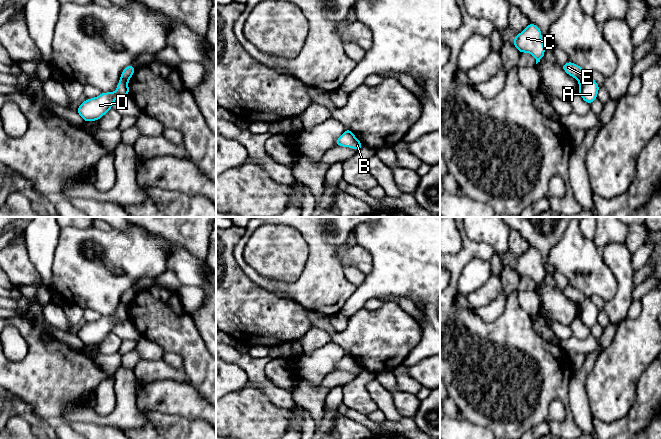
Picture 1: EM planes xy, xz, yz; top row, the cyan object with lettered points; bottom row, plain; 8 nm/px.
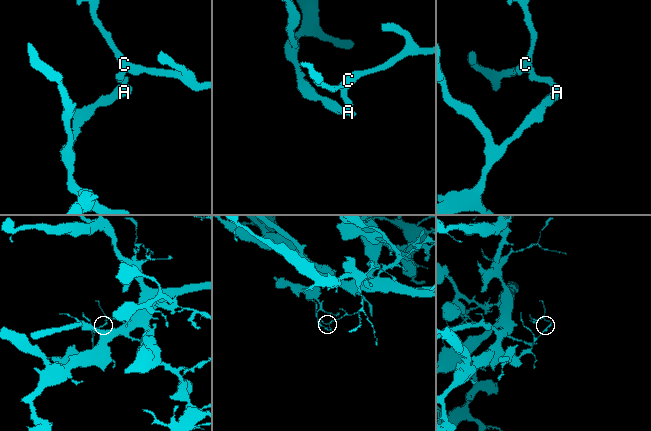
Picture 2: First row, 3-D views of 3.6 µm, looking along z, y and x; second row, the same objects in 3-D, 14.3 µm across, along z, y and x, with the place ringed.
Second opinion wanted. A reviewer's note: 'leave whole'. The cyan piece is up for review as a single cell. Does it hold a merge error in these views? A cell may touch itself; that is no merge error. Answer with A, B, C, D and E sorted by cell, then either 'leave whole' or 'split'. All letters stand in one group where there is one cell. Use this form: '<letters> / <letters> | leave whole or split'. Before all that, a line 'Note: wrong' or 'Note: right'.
Note: wrong
A B D / C E | split

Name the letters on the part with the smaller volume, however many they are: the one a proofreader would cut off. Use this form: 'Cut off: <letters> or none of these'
Cut off: C, E

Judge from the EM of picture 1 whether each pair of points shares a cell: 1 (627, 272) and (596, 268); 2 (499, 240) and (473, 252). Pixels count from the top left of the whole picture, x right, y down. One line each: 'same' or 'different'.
1: different
2: different

